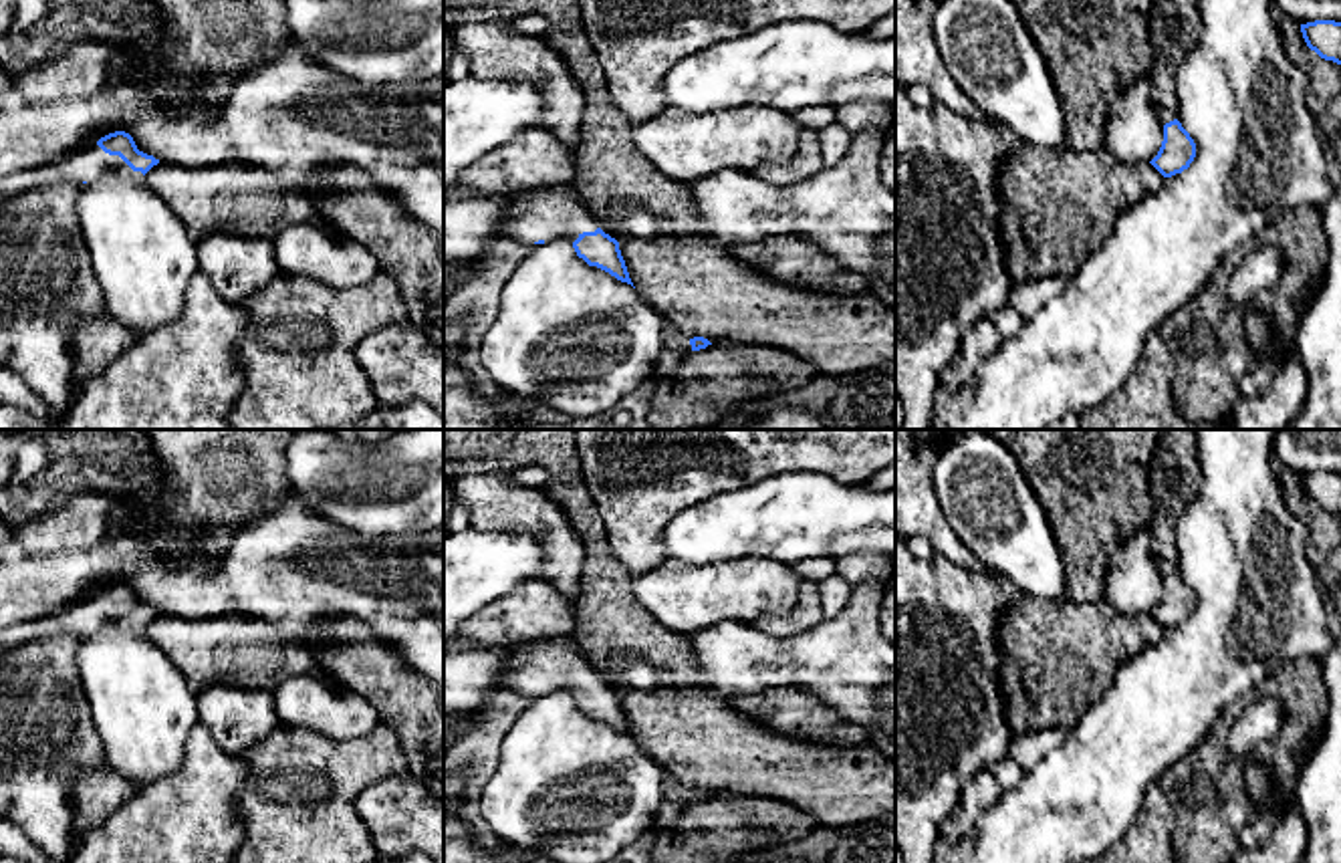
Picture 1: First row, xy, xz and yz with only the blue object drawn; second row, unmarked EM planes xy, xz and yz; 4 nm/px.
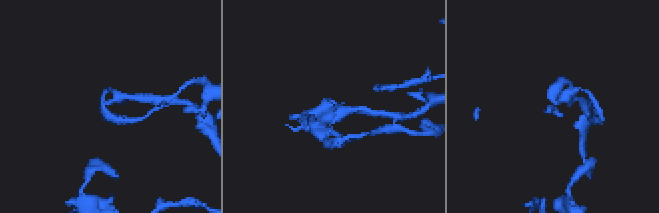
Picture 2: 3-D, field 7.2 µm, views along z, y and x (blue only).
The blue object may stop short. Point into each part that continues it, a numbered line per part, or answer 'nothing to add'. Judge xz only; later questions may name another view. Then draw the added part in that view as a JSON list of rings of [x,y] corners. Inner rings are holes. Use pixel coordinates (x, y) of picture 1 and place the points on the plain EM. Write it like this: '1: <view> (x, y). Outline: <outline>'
1: xz (547, 666). Outline: [[[567,637],[508,647],[506,653],[508,671],[498,682],[498,690],[512,690],[522,696],[538,692],[567,692],[573,696],[583,684],[599,680],[599,671]]]

